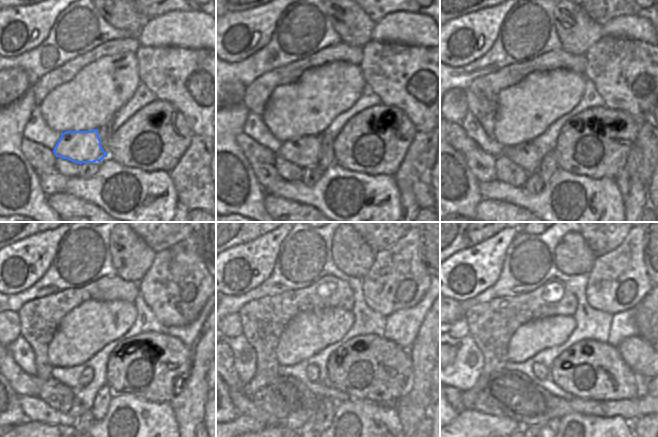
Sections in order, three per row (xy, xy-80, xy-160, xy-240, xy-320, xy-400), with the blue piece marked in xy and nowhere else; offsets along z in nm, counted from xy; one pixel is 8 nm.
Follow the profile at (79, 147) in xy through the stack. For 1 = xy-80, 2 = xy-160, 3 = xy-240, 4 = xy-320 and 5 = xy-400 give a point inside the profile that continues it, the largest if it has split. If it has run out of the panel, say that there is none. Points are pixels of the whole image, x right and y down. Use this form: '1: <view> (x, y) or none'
1: xy-80 (304, 152)
2: xy-160 (527, 156)
3: xy-240 (86, 377)
4: xy-320 (312, 371)
5: xy-400 (540, 371)

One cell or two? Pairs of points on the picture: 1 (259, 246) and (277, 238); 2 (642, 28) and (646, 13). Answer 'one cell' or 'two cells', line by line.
1: one cell
2: two cells

